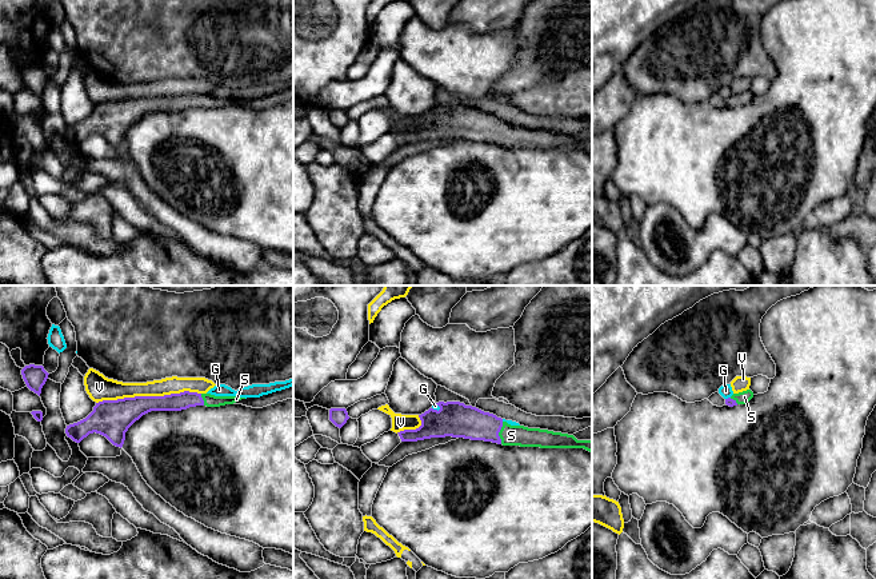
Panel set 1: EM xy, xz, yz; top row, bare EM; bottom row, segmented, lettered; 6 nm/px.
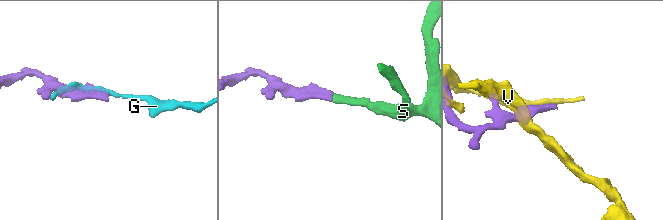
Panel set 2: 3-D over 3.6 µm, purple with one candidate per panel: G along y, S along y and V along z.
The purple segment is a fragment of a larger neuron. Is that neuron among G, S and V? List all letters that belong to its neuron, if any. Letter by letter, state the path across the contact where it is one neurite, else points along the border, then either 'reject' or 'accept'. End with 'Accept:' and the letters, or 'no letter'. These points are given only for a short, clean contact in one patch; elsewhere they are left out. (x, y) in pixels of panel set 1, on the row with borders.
G: along xz (436, 403), (438, 411) | reject
S: across xz (459, 420), (499, 431), (511, 435) | accept
V: reject
Accept: S

